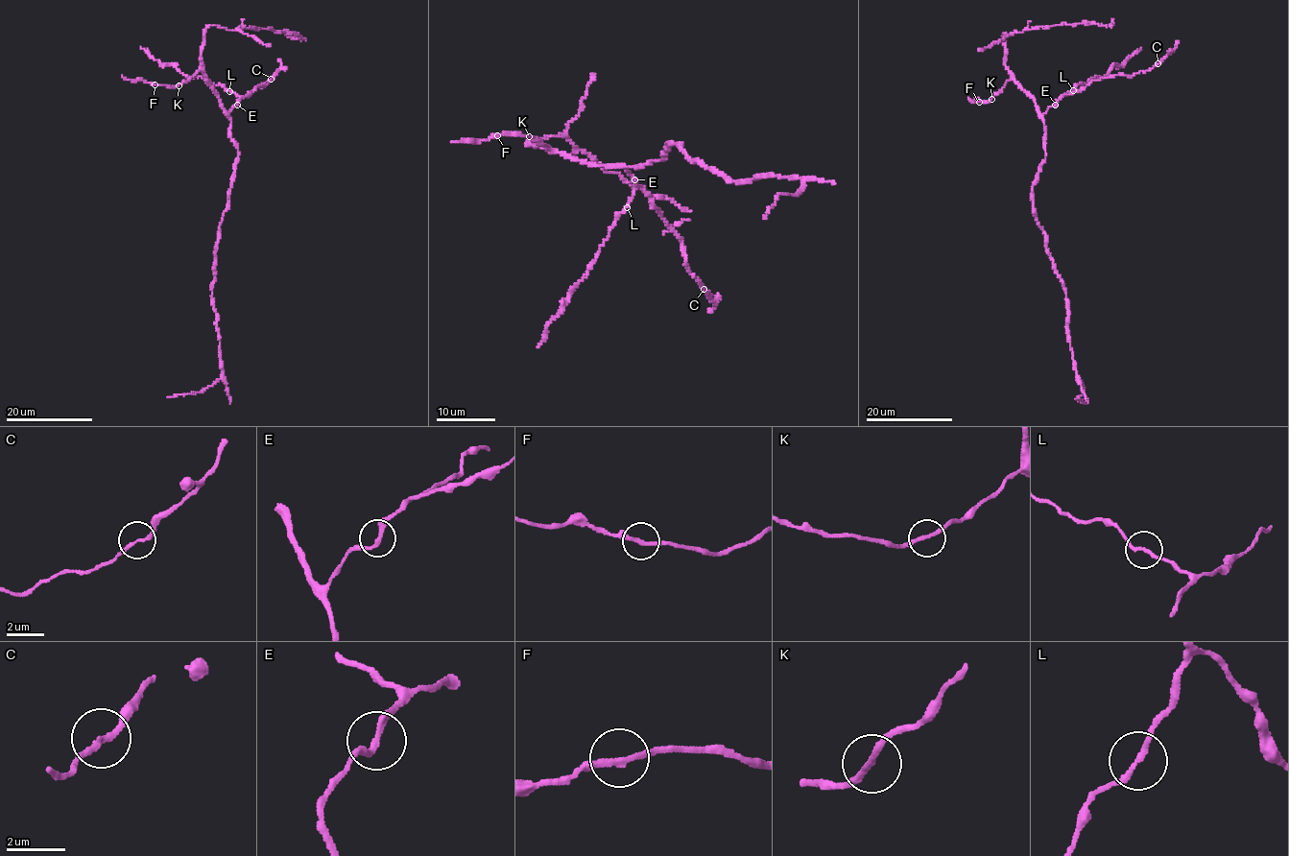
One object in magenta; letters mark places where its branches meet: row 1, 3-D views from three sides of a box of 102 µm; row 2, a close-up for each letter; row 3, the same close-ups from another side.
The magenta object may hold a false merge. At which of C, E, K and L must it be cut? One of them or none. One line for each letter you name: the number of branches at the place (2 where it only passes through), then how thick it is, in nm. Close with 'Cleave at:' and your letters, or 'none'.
Cleave at: none

